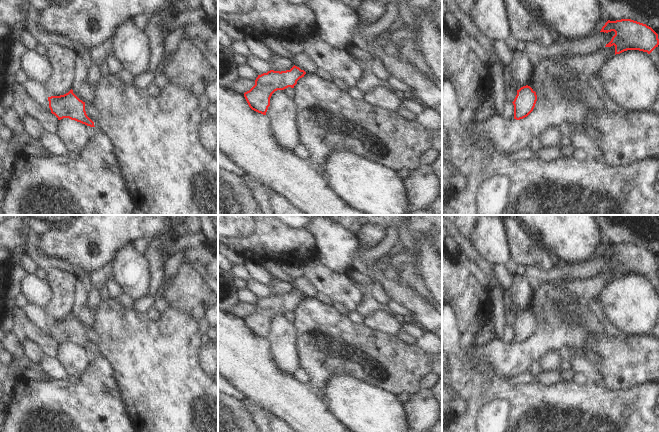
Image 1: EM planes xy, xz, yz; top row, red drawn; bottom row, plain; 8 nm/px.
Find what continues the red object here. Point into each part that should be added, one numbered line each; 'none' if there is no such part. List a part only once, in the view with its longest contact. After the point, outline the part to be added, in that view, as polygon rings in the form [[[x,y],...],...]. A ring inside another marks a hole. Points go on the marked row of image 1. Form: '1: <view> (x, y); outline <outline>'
none

